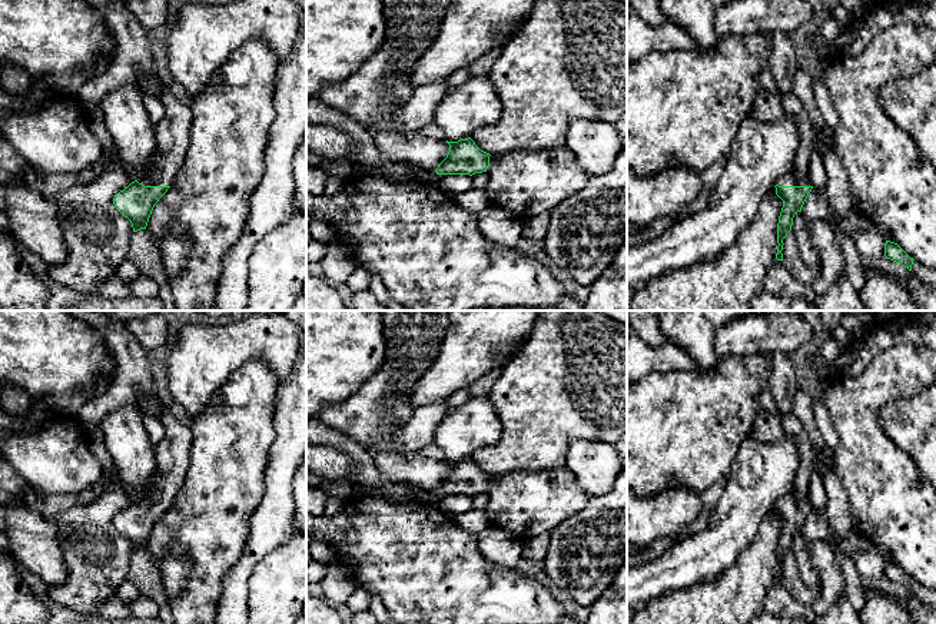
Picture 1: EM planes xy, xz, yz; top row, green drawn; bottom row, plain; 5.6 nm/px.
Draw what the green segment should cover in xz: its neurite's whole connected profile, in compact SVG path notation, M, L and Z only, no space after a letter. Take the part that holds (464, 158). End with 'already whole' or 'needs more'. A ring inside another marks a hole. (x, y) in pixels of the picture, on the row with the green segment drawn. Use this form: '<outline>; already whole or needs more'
M471 137L458 142L447 140L447 143L449 145L449 152L435 169L437 175L472 176L487 172L491 155L481 150Z; already whole

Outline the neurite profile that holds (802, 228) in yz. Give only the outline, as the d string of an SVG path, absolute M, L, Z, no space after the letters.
M797 212L794 215L791 230L794 233L794 239L804 265L817 266L820 259L811 242L811 225L810 220L807 220L801 212Z

